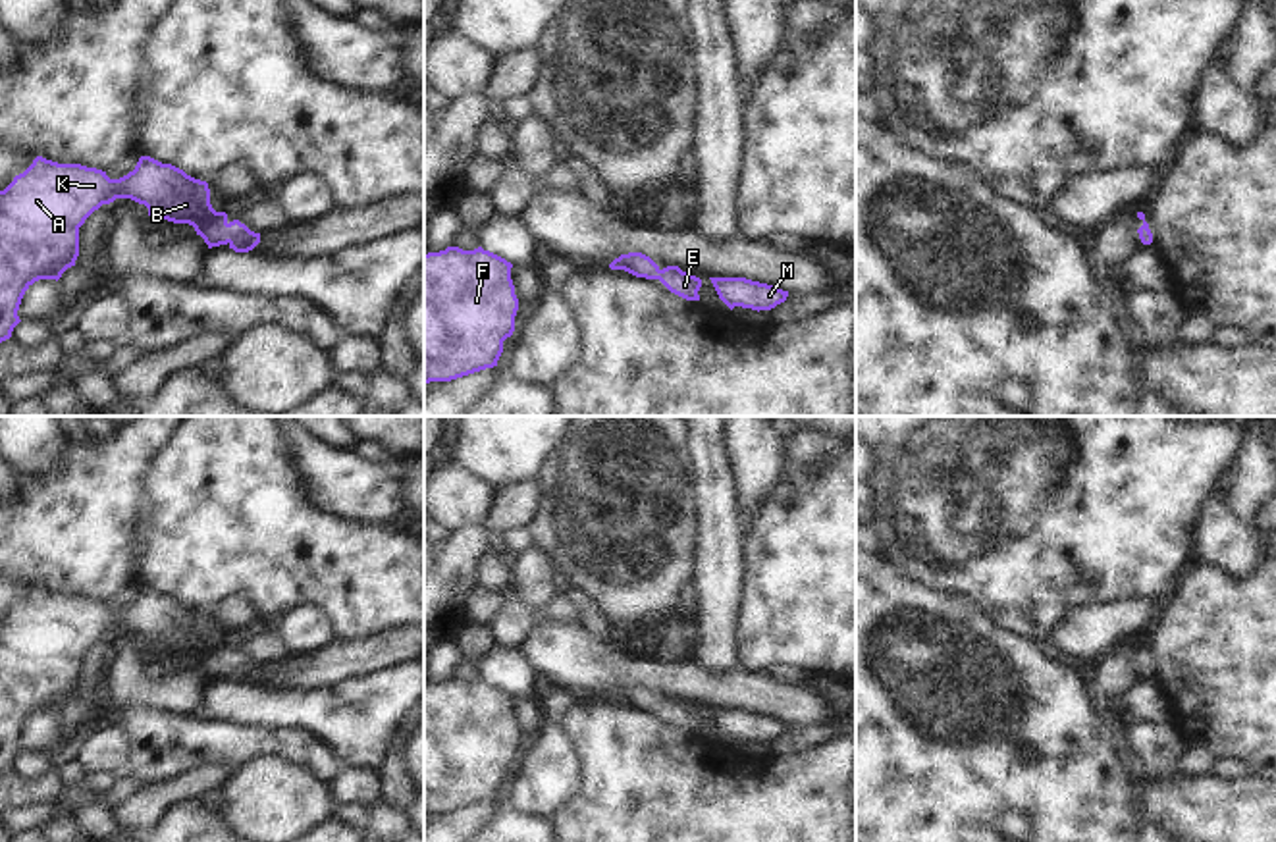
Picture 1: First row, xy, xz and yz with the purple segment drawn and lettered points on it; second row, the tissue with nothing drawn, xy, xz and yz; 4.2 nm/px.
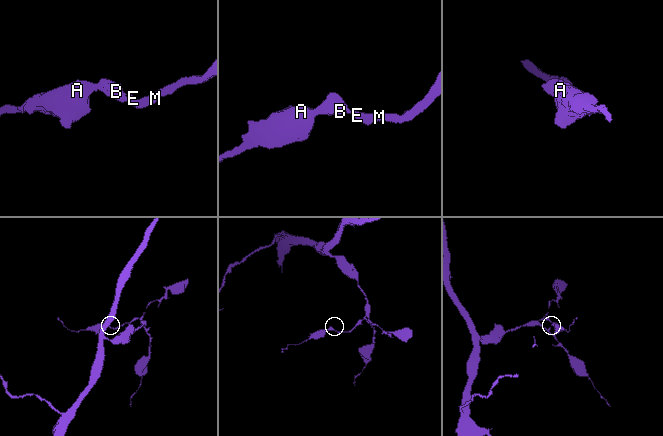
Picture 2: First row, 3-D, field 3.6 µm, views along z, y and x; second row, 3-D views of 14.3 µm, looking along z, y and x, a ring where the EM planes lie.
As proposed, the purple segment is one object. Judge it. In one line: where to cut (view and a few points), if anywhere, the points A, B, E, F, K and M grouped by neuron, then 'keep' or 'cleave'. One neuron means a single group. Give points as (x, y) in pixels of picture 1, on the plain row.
no cut | A B E F K M | keep

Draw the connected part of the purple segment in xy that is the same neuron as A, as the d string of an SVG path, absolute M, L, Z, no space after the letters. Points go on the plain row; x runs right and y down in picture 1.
M37 588L23 605L0 622L0 775L10 771L21 753L17 742L25 723L39 711L58 713L67 699L75 697L79 659L94 642L116 630L145 636L148 647L193 657L208 680L227 676L235 684L249 684L260 674L260 665L251 663L239 651L229 653L226 644L212 640L206 613L195 611L172 595L141 588L133 603L110 611L106 603L96 599L58 595Z

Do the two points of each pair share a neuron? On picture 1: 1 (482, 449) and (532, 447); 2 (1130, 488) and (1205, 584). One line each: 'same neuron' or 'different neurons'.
1: same neuron
2: different neurons

